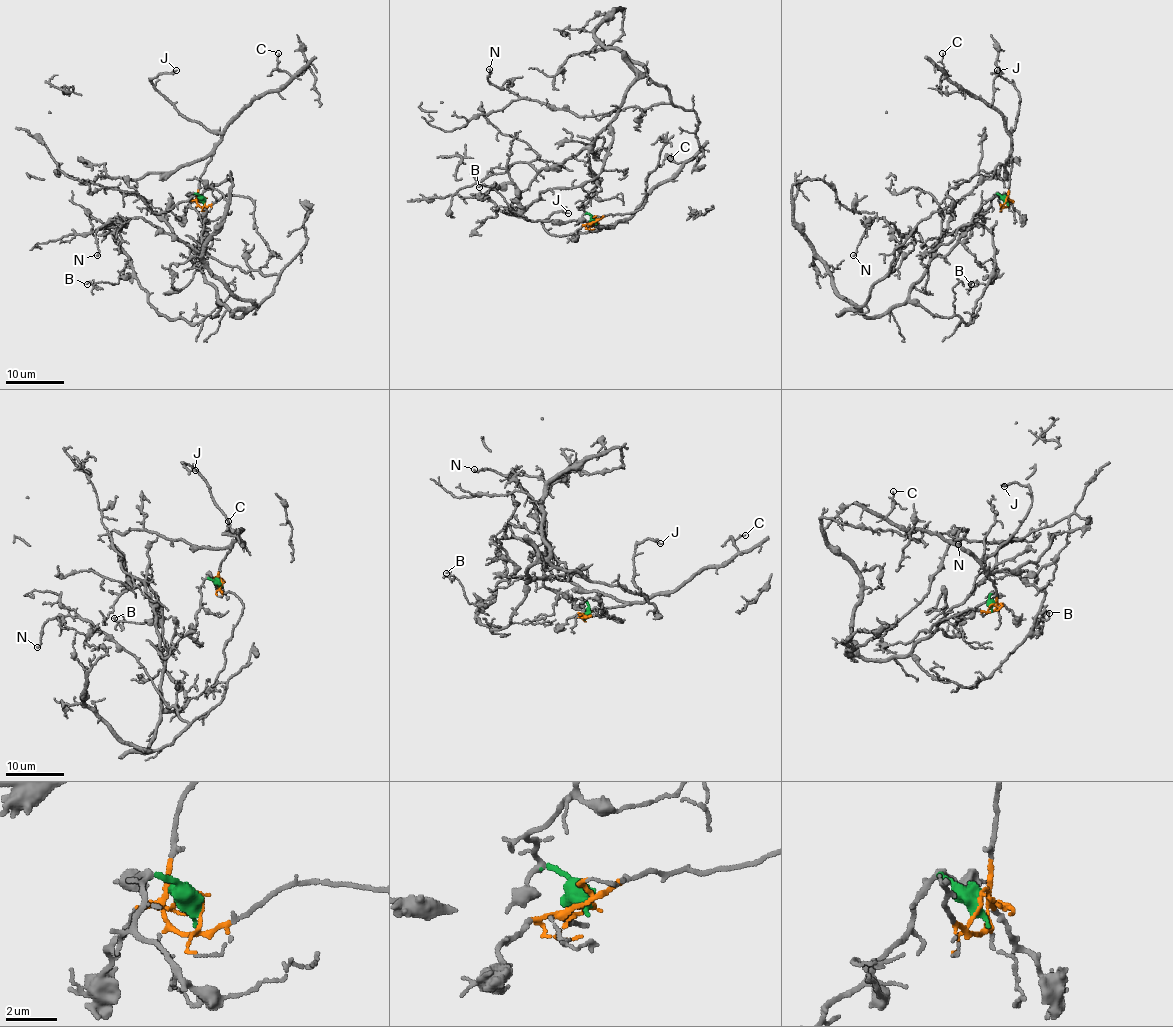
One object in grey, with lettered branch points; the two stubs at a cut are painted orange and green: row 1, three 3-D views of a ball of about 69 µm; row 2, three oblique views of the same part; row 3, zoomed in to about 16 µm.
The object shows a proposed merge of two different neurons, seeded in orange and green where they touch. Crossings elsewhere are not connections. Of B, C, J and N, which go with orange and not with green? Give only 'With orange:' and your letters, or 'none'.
With orange: C, J

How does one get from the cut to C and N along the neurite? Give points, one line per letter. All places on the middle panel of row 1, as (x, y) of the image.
C: (596, 222), (590, 224), (613, 227), (623, 222), (655, 188), (679, 168), (682, 162), (671, 159)
N: (596, 221), (583, 207), (594, 139), (642, 76), (668, 91), (575, 115), (488, 69)

